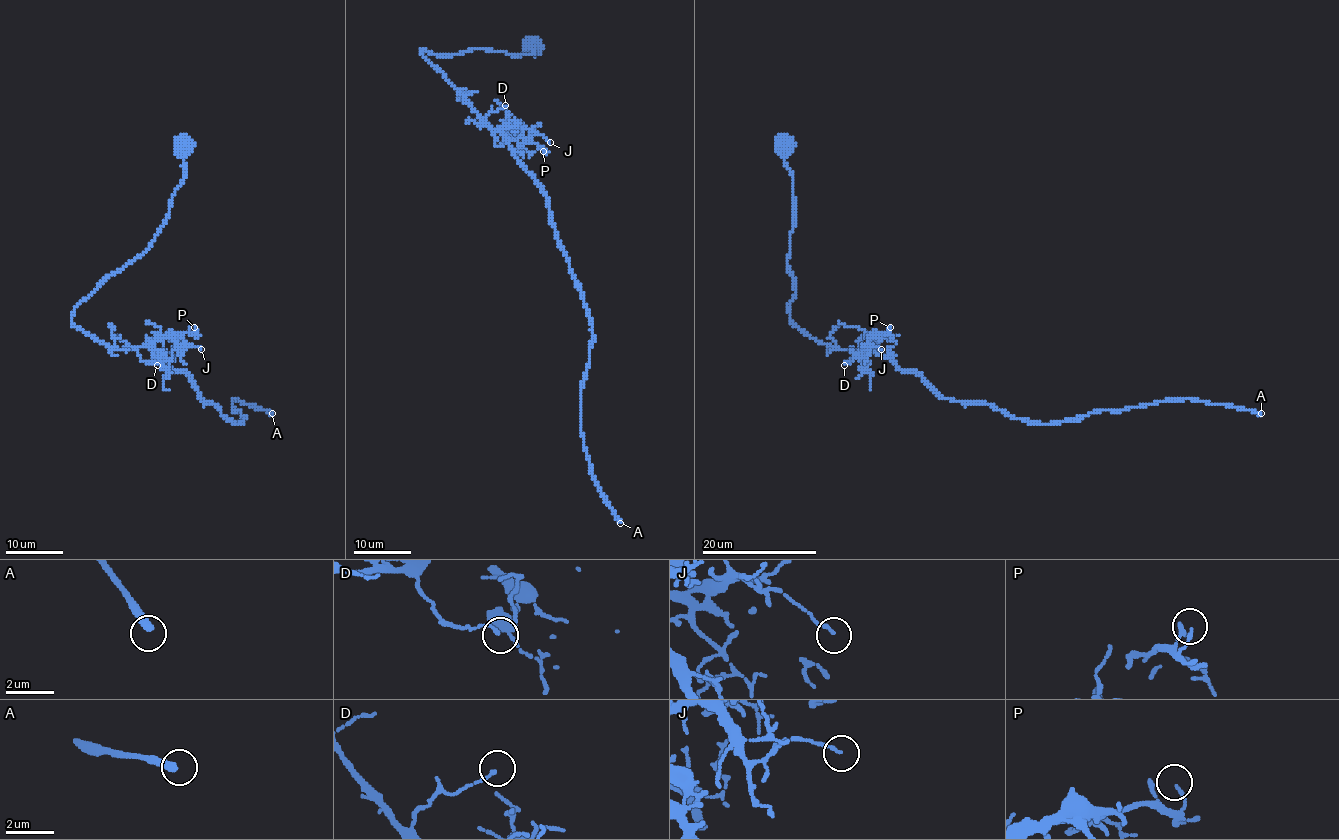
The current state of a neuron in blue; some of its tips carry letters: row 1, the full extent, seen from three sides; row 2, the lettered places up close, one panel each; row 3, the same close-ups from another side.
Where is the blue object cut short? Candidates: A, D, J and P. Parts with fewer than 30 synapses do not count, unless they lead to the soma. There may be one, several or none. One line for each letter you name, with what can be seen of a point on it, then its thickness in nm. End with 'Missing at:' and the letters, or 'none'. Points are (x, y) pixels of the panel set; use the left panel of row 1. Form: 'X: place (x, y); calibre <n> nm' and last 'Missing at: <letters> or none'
A: place (272, 413); calibre 320 nm
Missing at: A

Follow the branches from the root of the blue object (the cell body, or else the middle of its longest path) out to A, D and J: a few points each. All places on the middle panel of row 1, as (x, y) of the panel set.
A: (533, 48), (421, 53), (502, 135), (550, 206), (591, 325), (583, 445), (620, 523)
D: (533, 48), (528, 55), (485, 49), (442, 56), (421, 52), (484, 119), (505, 105)
J: (533, 48), (528, 55), (485, 49), (442, 56), (421, 53), (492, 128), (533, 130), (550, 142)

